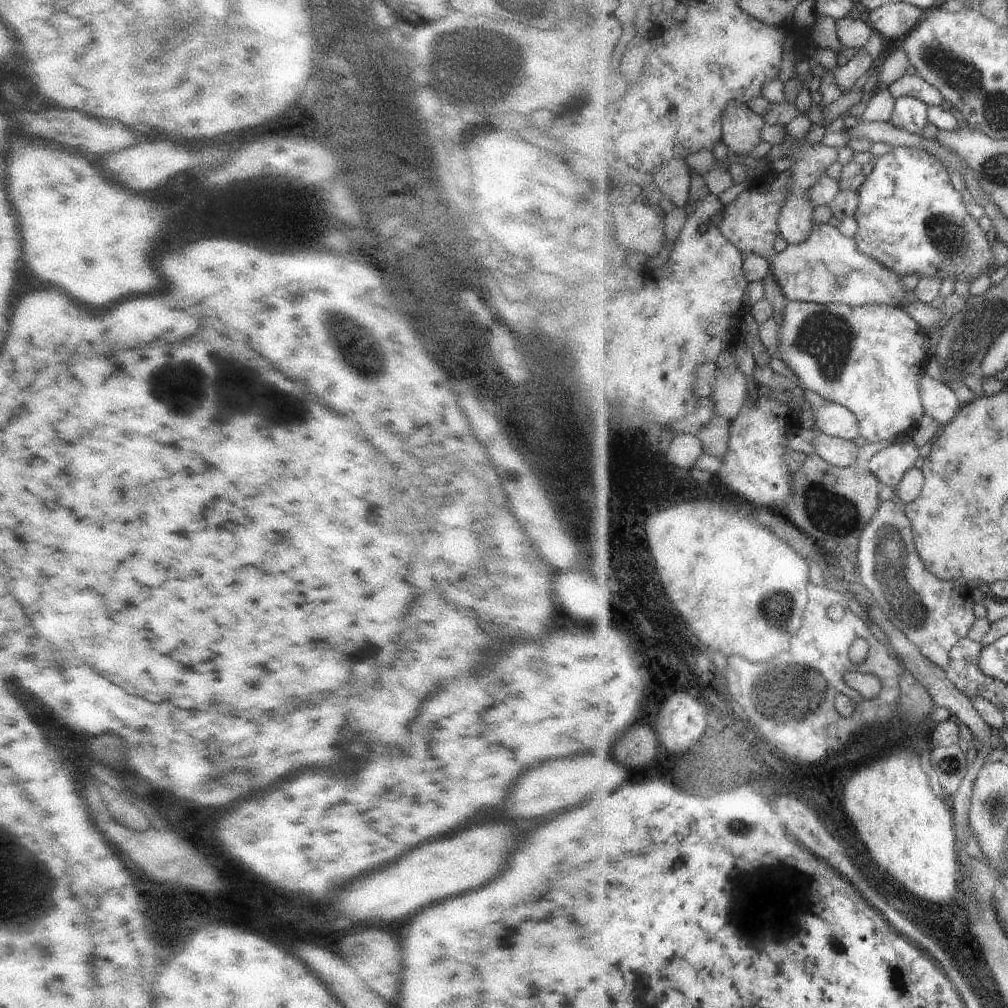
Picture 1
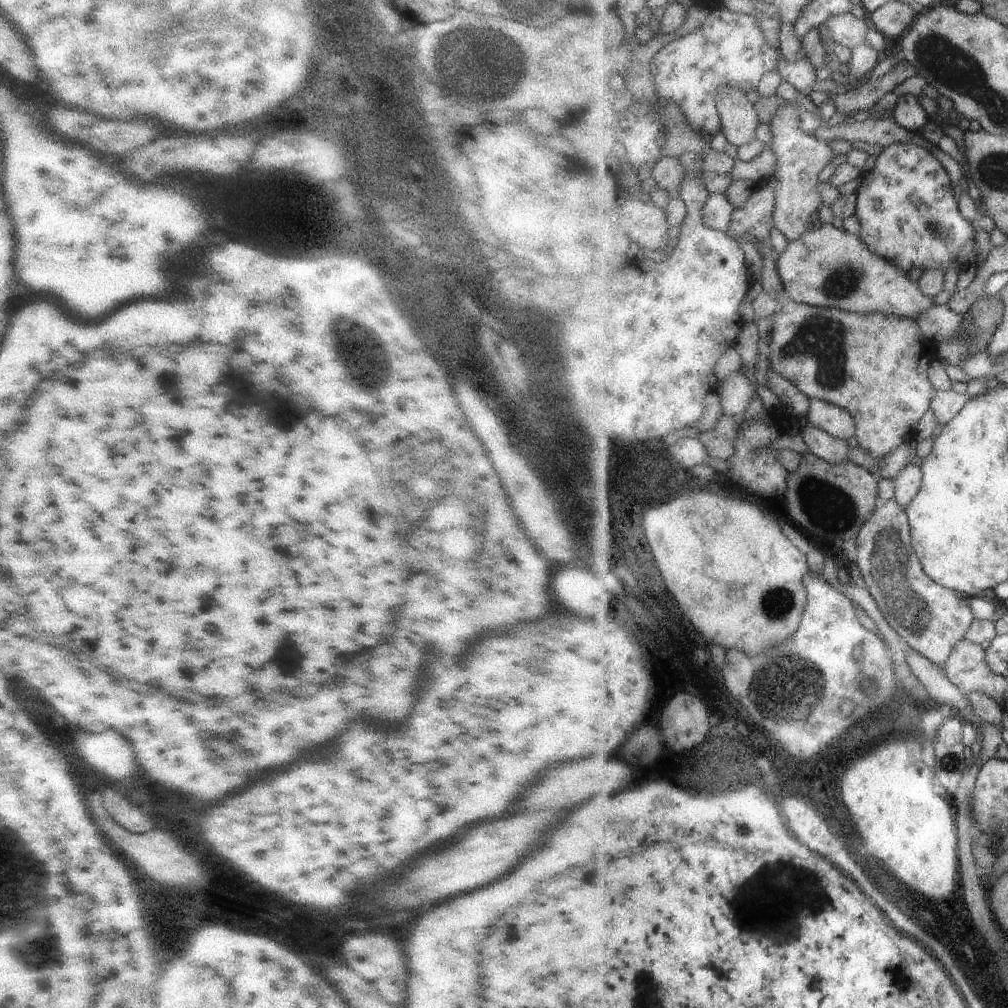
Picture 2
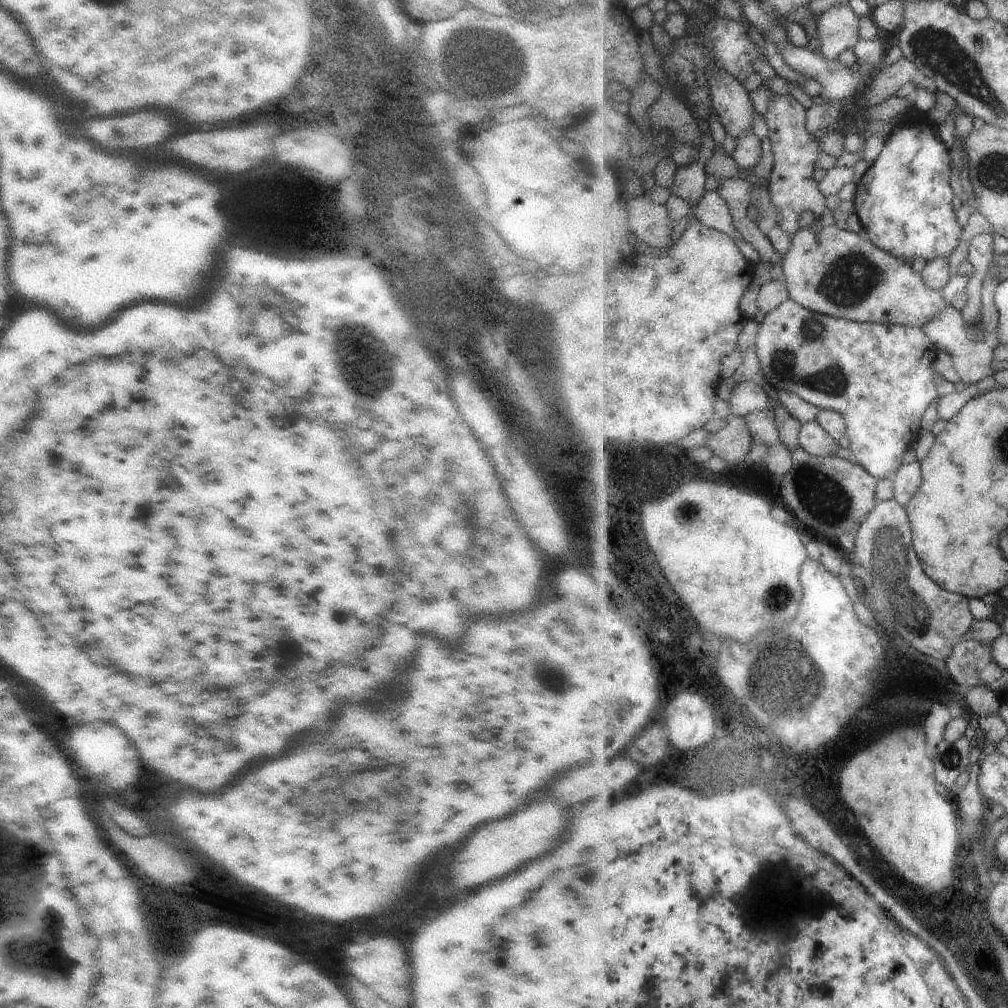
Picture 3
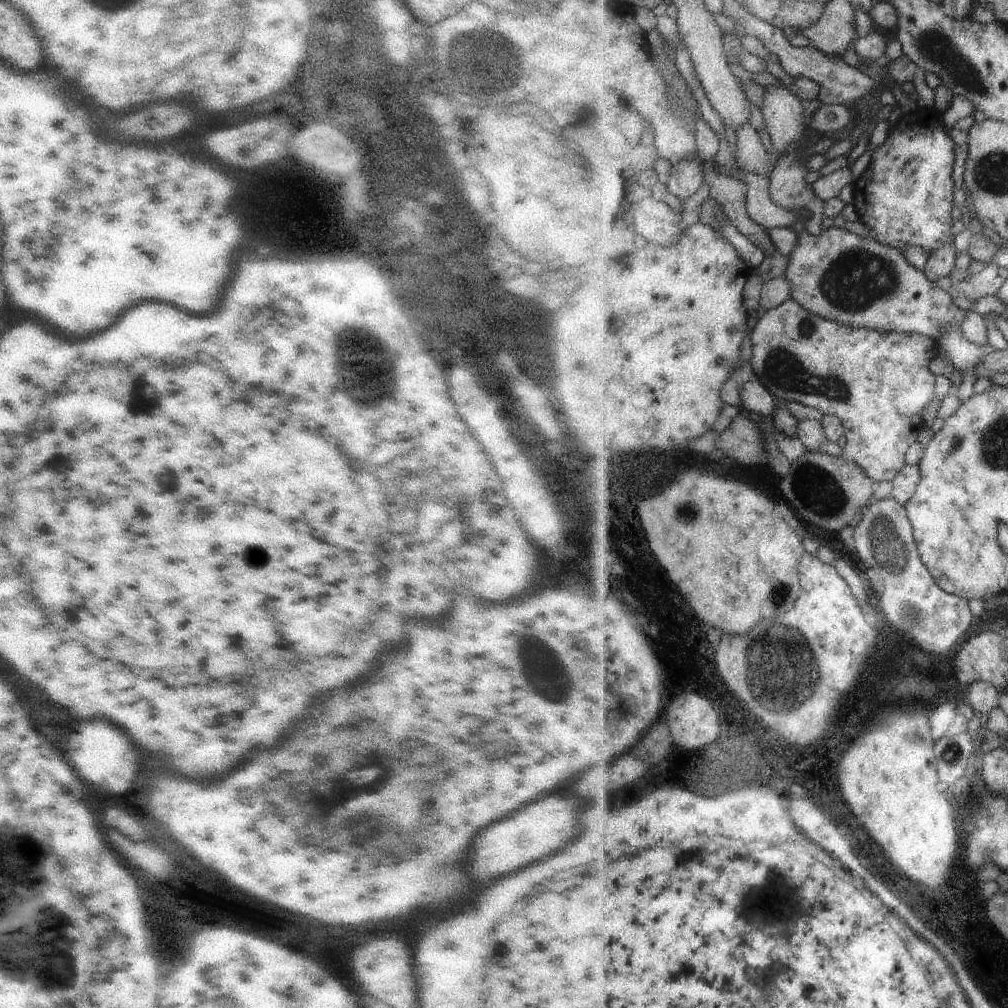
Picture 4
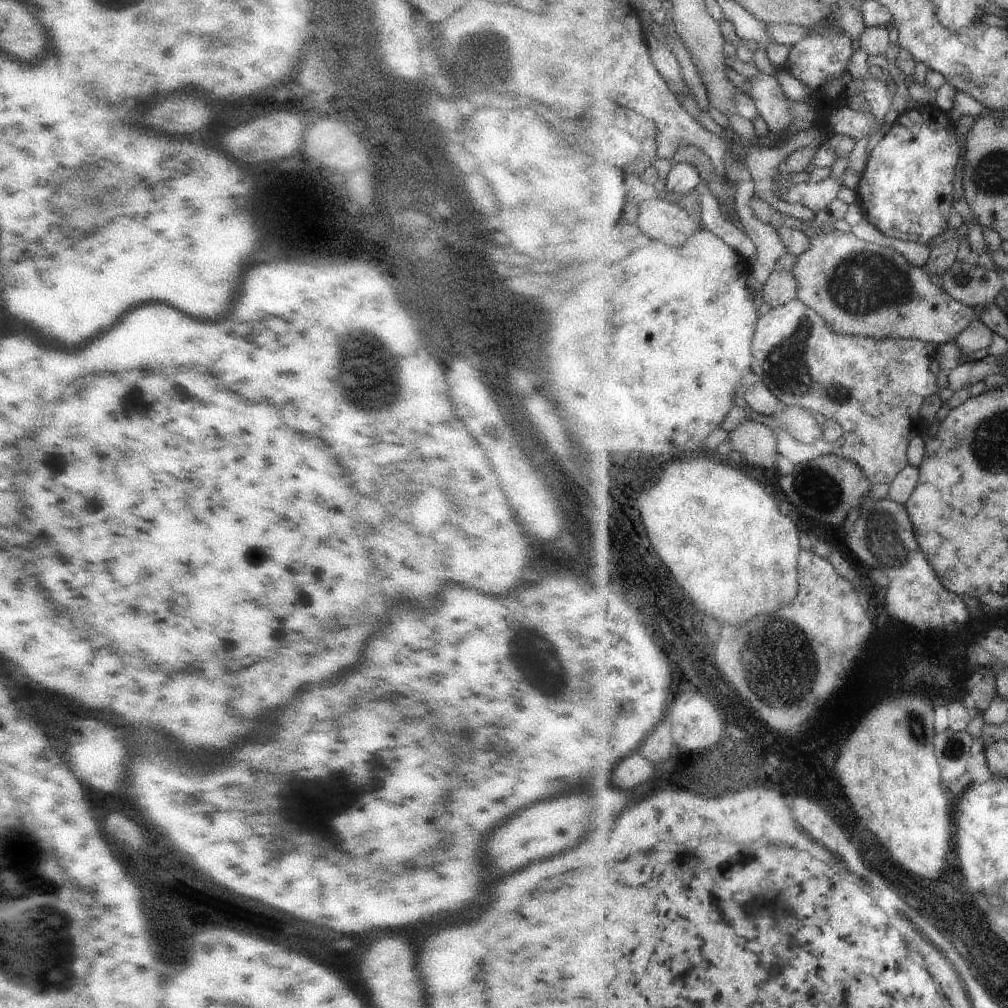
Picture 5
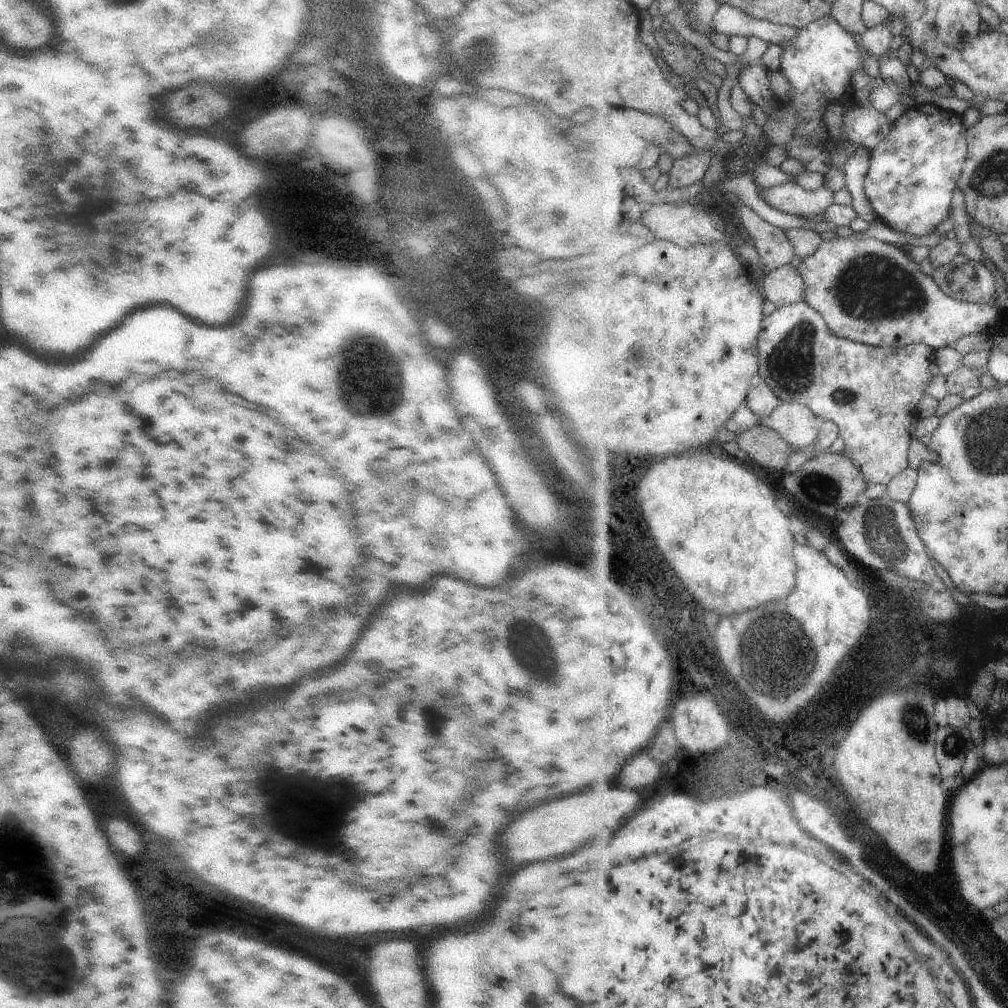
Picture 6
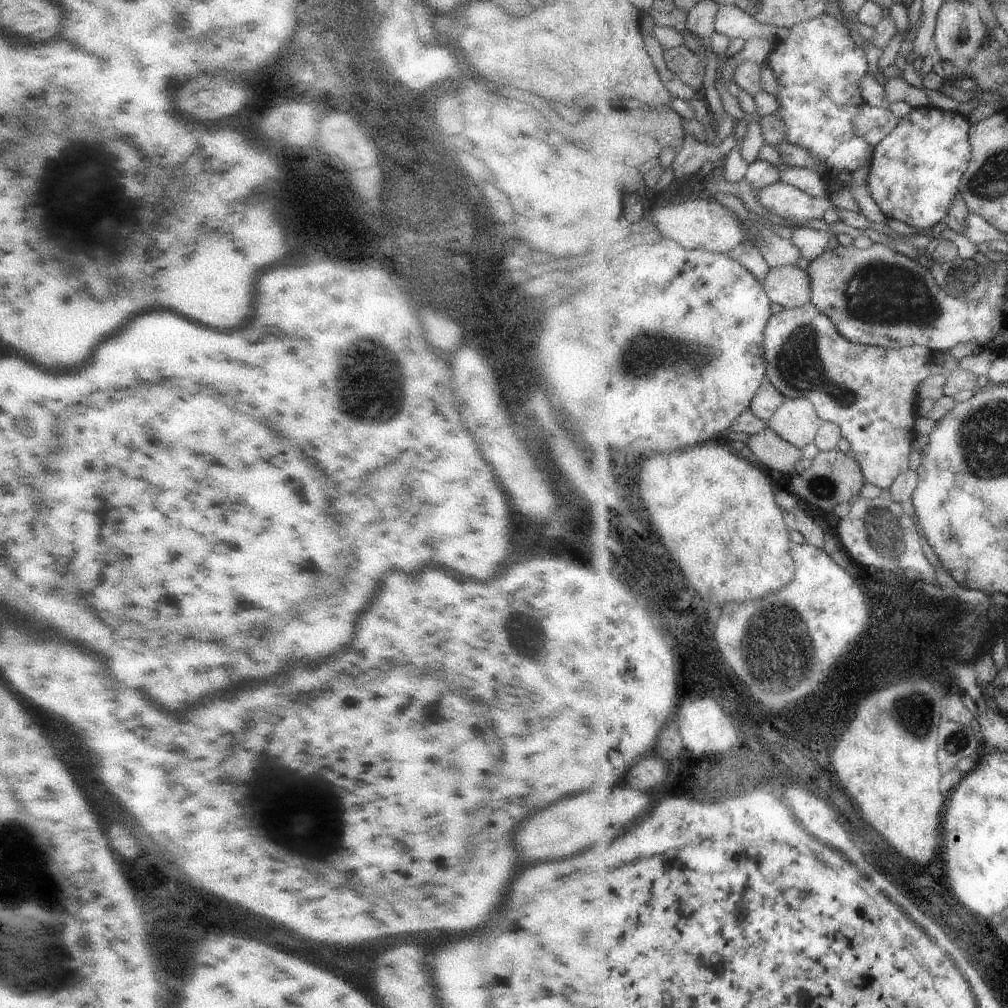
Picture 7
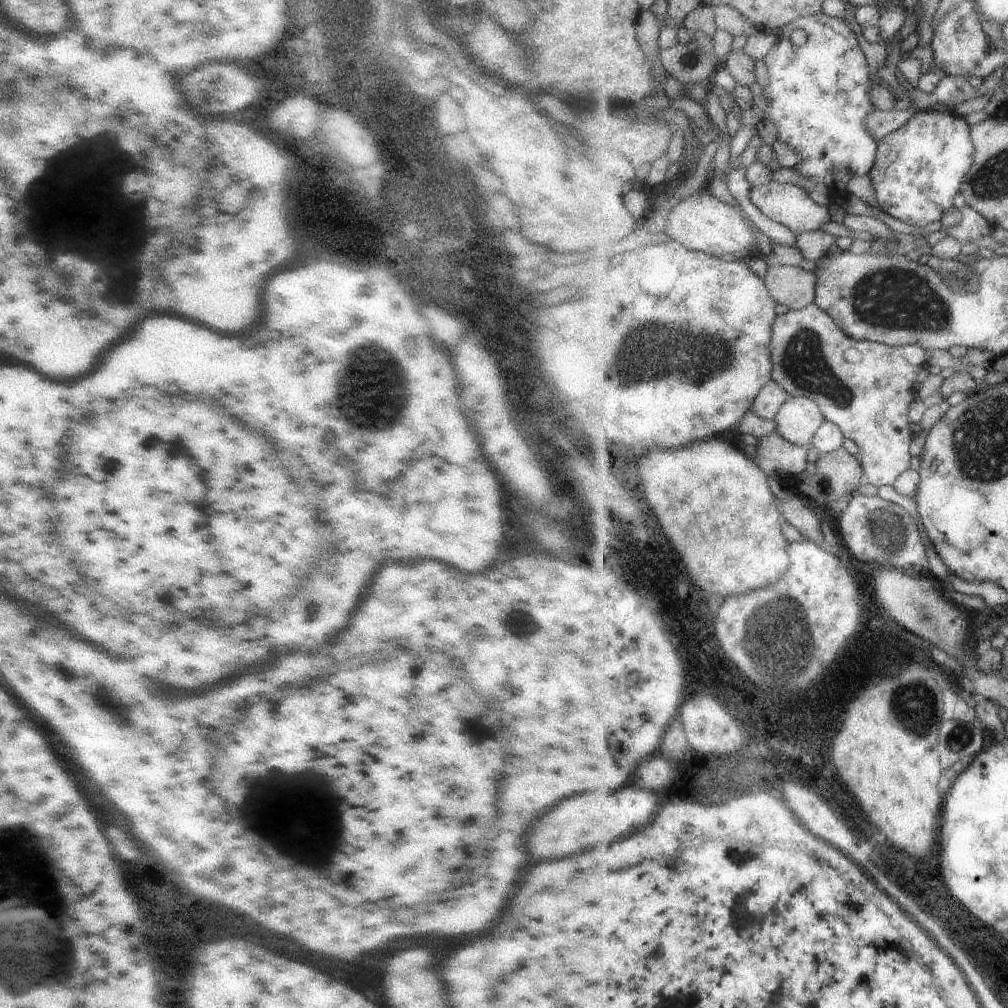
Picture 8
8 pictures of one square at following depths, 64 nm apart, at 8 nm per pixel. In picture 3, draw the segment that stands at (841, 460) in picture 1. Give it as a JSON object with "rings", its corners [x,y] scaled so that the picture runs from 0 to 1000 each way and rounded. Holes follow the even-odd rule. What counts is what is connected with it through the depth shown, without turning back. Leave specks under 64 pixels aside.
{"rings":[[[810,416],[797,421],[792,439],[806,452],[829,452],[834,446],[834,440],[826,437]]]}

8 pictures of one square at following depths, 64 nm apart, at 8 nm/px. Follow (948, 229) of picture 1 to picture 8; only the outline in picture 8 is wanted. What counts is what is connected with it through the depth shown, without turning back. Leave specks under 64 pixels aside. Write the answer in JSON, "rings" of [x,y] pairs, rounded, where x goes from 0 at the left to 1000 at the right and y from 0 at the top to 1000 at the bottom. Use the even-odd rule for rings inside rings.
{"rings":[[[910,110],[894,127],[871,141],[867,167],[863,169],[870,204],[874,209],[910,225],[936,216],[946,205],[955,180],[966,164],[964,125],[943,110]]]}

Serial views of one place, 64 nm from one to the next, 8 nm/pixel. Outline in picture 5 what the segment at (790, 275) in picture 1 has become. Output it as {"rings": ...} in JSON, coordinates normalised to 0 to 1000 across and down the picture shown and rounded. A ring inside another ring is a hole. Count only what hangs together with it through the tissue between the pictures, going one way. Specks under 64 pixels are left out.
{"rings":[[[826,228],[826,230],[813,231],[813,233],[807,233],[805,235],[805,242],[803,242],[803,246],[795,252],[795,254],[790,256],[790,261],[786,266],[787,274],[791,276],[791,282],[793,282],[793,290],[791,290],[791,296],[795,298],[795,300],[799,300],[803,306],[807,306],[824,325],[830,331],[836,331],[836,333],[850,333],[850,335],[866,335],[866,337],[870,337],[870,339],[876,339],[876,337],[882,337],[882,335],[886,335],[886,337],[914,337],[914,339],[922,339],[922,341],[938,341],[943,338],[946,338],[948,333],[951,333],[952,329],[955,327],[959,327],[961,325],[963,319],[965,317],[973,318],[973,312],[969,312],[967,309],[967,304],[962,304],[956,302],[955,300],[944,297],[938,288],[934,284],[930,282],[926,282],[928,278],[927,275],[922,274],[919,270],[918,266],[914,264],[908,264],[902,260],[900,260],[900,256],[894,252],[894,250],[890,250],[886,246],[882,246],[880,244],[874,244],[874,242],[868,242],[868,240],[860,240],[859,238],[854,238],[854,236],[850,236],[846,230],[833,230],[832,228]]]}

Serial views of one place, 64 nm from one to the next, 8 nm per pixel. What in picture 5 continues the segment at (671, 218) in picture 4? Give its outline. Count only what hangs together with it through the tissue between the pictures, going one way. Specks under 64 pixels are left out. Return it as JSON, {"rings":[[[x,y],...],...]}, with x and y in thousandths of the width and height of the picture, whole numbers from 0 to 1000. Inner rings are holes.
{"rings":[[[656,197],[638,199],[634,204],[634,216],[628,225],[639,235],[665,244],[679,244],[693,228],[701,228],[695,215],[686,214],[674,202]]]}

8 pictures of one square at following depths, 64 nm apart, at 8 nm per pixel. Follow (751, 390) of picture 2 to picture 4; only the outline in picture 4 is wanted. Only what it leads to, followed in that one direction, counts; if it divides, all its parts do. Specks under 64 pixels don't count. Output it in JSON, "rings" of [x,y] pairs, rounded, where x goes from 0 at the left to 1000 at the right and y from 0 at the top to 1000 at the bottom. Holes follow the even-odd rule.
{"rings":[[[751,375],[740,379],[733,388],[736,405],[756,414],[767,413],[768,407],[774,401],[774,398]]]}

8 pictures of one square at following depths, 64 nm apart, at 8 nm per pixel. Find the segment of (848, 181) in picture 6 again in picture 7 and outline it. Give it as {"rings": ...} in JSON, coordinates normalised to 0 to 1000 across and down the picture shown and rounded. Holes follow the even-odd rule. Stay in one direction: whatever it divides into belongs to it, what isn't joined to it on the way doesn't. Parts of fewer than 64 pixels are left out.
{"rings":[[[854,165],[849,169],[842,171],[844,179],[842,188],[846,192],[846,196],[850,198],[854,212],[856,212],[862,220],[878,222],[880,214],[872,207],[861,190],[860,178],[863,165]]]}

